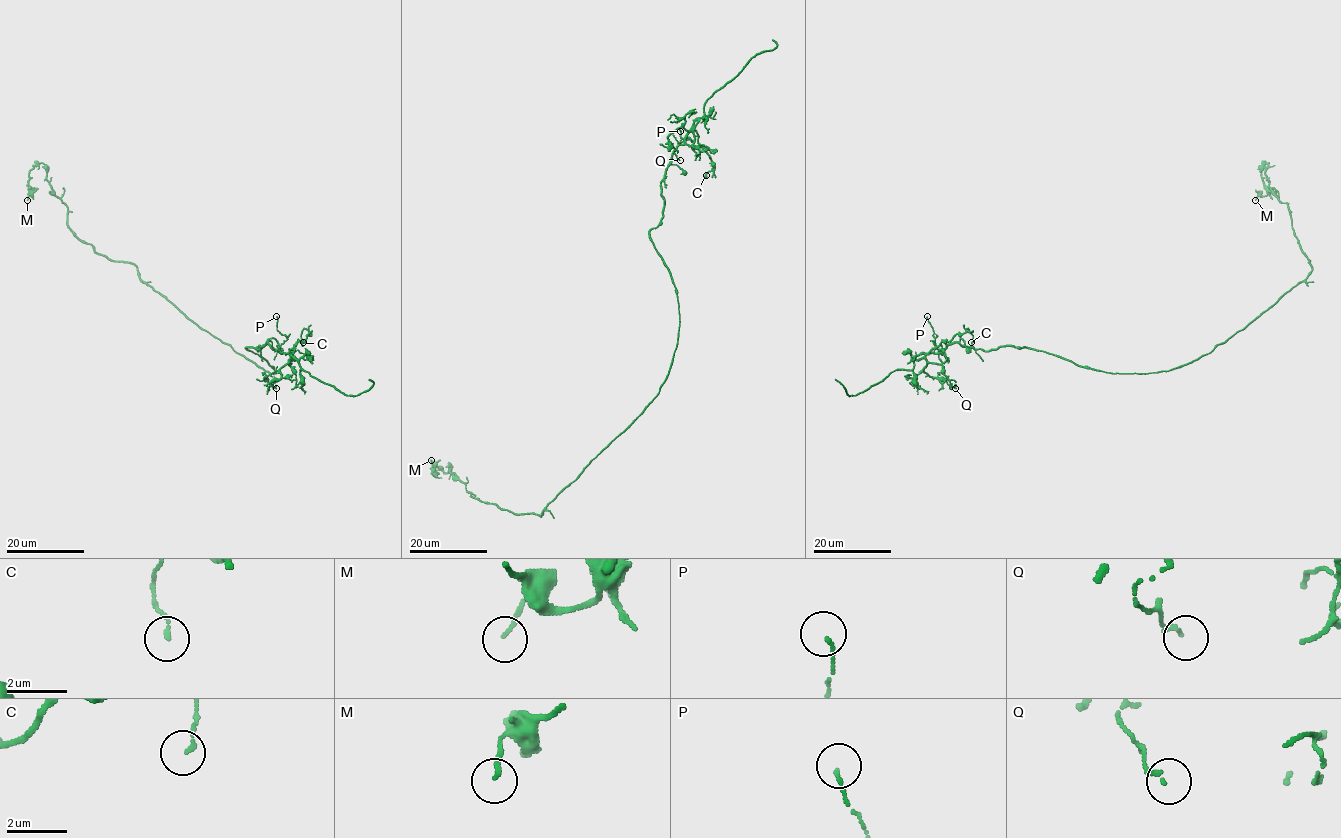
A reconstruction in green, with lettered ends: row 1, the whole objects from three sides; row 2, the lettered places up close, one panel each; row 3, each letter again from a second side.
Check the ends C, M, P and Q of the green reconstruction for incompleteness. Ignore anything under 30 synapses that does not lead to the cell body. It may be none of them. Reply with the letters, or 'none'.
none

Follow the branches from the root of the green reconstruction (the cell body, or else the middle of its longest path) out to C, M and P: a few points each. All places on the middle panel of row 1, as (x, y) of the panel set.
C: (665, 379), (679, 303), (649, 231), (662, 216), (660, 181), (679, 145), (702, 147), (714, 168), (706, 175)
M: (665, 379), (646, 409), (540, 516), (472, 497), (451, 469), (433, 466), (434, 471), (431, 460)
P: (665, 379), (678, 341), (679, 303), (649, 231), (662, 216), (660, 181), (671, 155), (690, 139), (680, 131)

